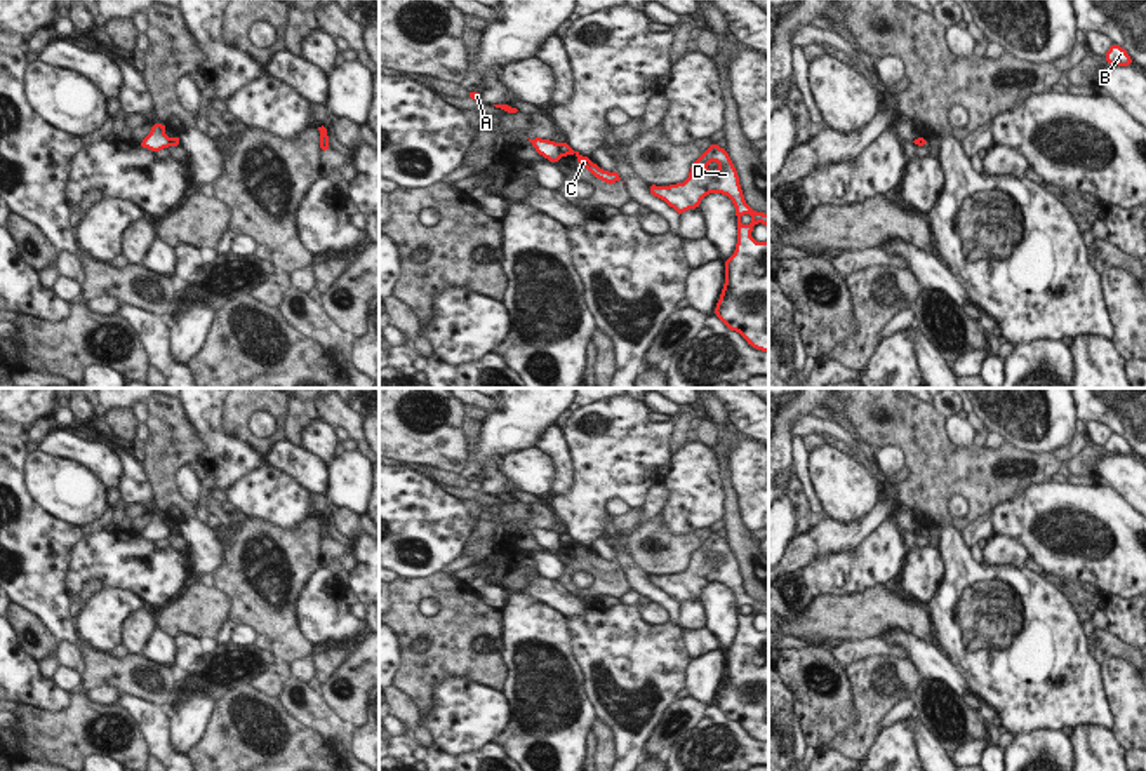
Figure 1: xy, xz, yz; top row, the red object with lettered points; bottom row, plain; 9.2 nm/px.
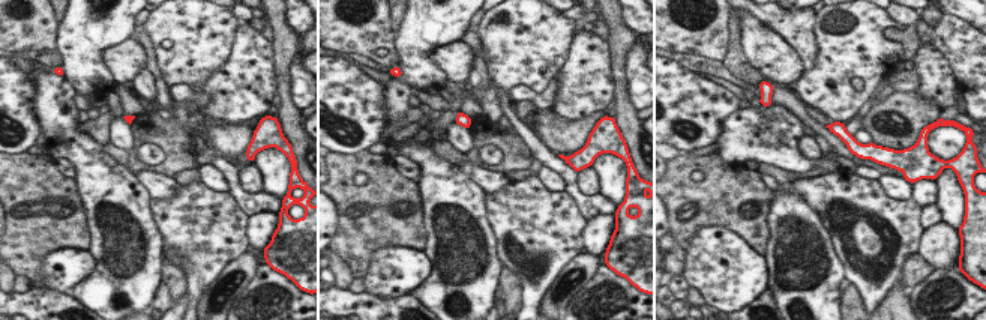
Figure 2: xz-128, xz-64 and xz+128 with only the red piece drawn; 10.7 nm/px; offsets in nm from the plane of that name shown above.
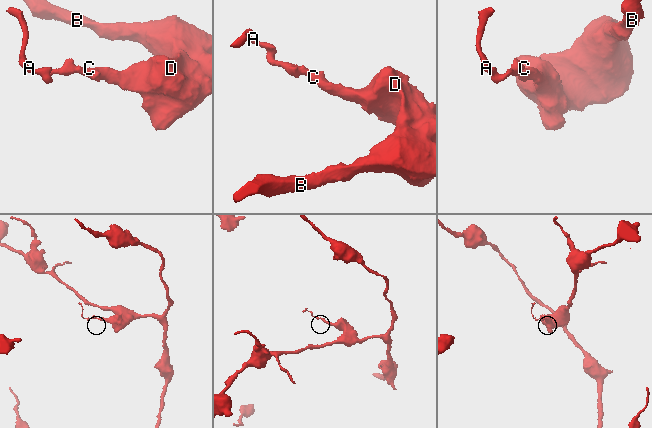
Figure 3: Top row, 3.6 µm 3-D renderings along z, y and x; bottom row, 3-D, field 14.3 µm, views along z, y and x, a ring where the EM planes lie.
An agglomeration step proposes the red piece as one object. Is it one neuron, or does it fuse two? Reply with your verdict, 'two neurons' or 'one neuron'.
two neurons

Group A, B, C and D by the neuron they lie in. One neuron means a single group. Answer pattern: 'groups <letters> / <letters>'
groups A / B C D

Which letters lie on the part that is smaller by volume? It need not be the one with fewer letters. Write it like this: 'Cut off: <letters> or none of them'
Cut off: A

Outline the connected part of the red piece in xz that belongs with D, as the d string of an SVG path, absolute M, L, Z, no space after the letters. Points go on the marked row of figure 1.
M711 143L708 150L692 162L689 178L683 183L668 186L649 184L649 191L675 209L676 216L689 209L699 209L701 200L710 193L722 193L732 200L737 218L737 244L734 254L723 263L725 284L715 306L715 315L727 329L739 332L750 346L760 352L769 352L769 240L756 242L751 237L751 231L758 223L769 228L769 214L753 211L746 204L739 184L739 174L729 151L716 143Z

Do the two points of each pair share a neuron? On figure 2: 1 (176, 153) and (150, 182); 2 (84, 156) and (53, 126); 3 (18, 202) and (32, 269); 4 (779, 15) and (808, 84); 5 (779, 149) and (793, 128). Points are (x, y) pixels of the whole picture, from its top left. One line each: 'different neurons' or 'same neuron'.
1: different neurons
2: same neuron
3: same neuron
4: different neurons
5: same neuron

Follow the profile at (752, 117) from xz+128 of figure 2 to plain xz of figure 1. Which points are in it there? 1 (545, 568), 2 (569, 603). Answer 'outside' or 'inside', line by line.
1: outside
2: inside

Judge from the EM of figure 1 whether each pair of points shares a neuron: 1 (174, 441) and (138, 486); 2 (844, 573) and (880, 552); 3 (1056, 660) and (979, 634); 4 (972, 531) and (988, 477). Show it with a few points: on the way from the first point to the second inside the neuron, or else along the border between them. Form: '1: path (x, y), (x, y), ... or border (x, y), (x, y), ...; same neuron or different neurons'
1: border (145, 476), (155, 503); different neurons
2: path (852, 571), (872, 561); same neuron
3: path (1037, 660), (1007, 634), (999, 634); same neuron
4: border (986, 514), (974, 519), (962, 533); different neurons

